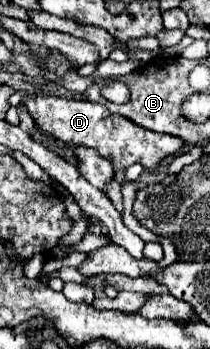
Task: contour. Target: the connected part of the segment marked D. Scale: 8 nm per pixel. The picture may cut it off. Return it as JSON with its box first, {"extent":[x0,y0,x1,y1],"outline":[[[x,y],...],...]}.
{"extent":[22,95,184,169],"outline":[[[26,95],[22,103],[28,107],[28,113],[32,115],[36,127],[66,143],[94,147],[102,157],[112,159],[116,169],[130,167],[132,163],[142,163],[146,169],[154,169],[166,155],[176,155],[184,143],[180,137],[144,129],[134,121],[130,121],[128,117],[122,119],[114,117],[106,107],[86,99],[66,99],[56,95],[48,95],[48,97]]]}

